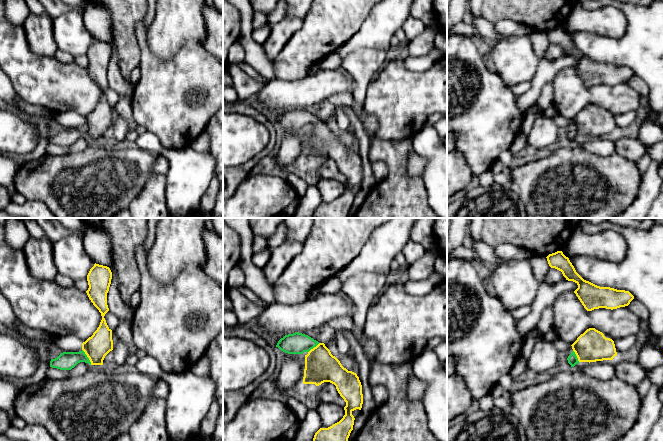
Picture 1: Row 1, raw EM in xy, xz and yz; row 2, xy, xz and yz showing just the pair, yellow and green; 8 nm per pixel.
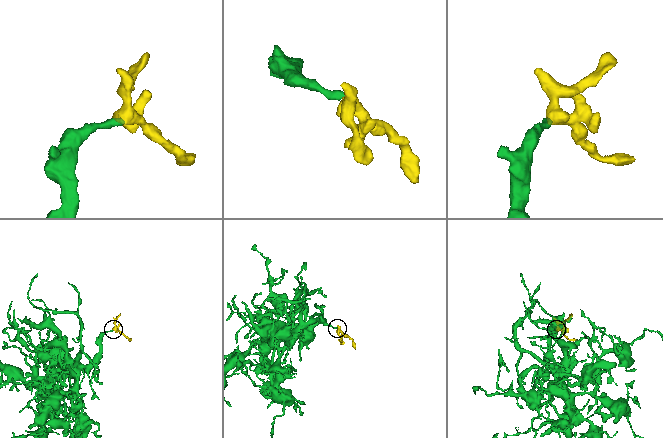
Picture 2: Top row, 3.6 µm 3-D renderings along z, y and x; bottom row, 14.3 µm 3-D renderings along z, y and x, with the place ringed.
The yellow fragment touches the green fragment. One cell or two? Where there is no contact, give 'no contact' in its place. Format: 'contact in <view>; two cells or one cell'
contact in xy; one cell

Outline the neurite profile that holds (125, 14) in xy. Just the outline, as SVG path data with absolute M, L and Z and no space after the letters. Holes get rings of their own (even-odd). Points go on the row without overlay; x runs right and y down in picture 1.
M86 0L86 4L98 5L109 11L114 45L112 55L118 57L121 73L133 87L131 72L141 62L136 24L146 16L147 0Z

